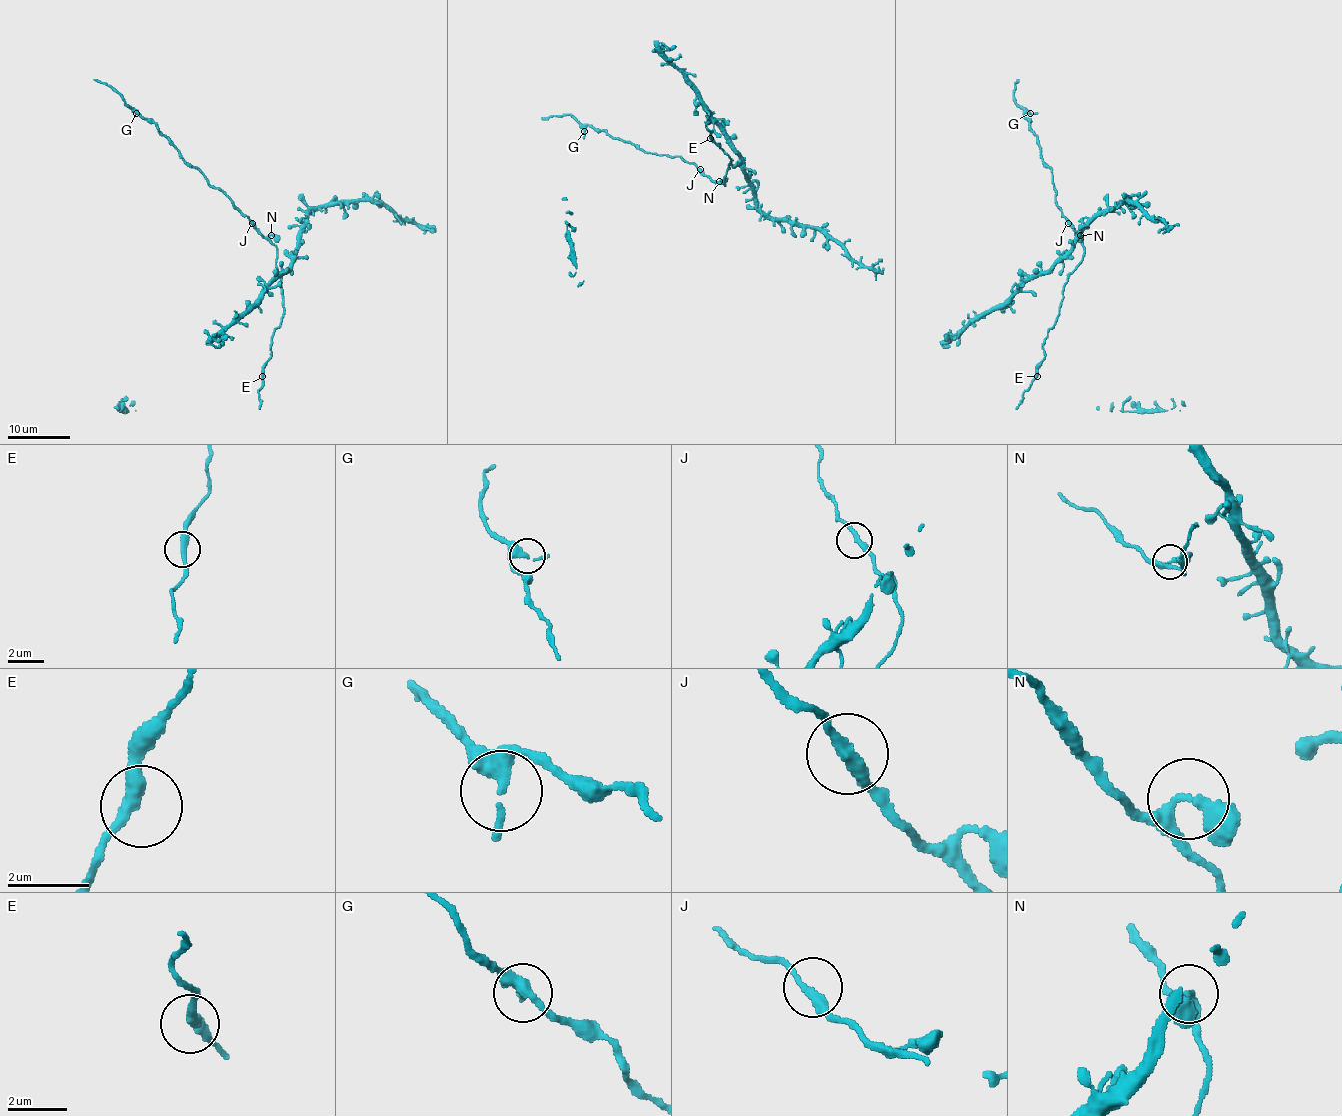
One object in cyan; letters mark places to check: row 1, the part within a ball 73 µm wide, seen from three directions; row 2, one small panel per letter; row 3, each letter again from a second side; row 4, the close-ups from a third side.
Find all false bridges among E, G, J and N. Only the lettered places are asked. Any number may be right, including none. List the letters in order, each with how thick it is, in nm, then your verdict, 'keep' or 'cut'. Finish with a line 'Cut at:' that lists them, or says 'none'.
E: 340 nm thick; keep
G: 280 nm thick; keep
J: 280 nm thick; keep
N: 240 nm thick; keep
Cut at: none

